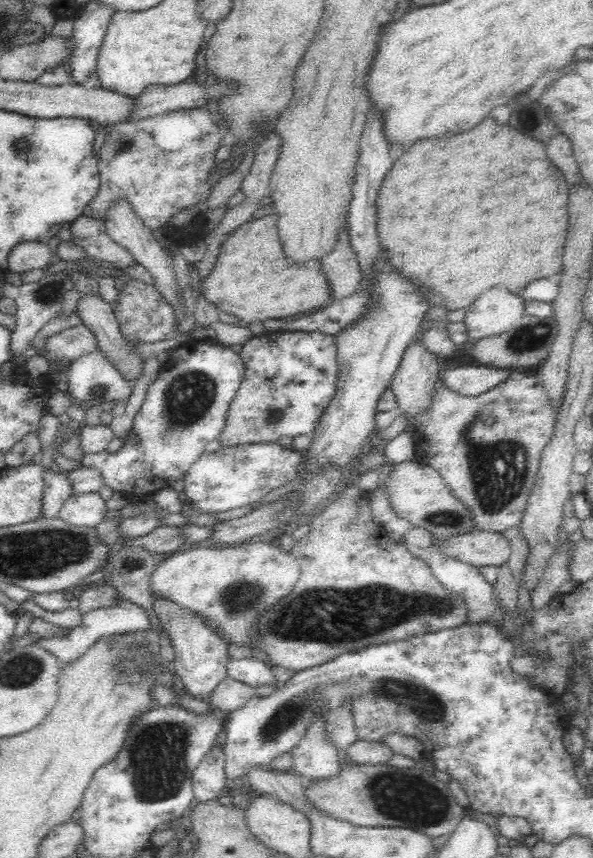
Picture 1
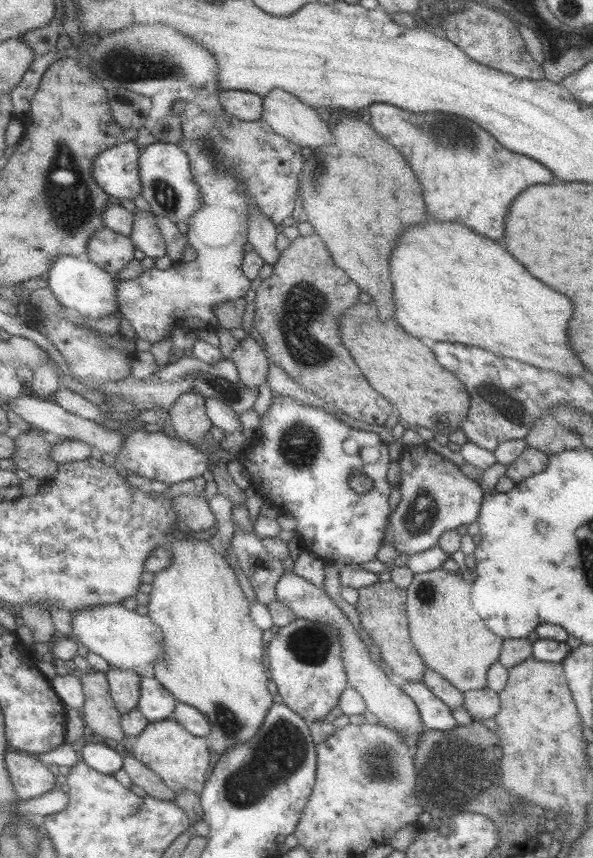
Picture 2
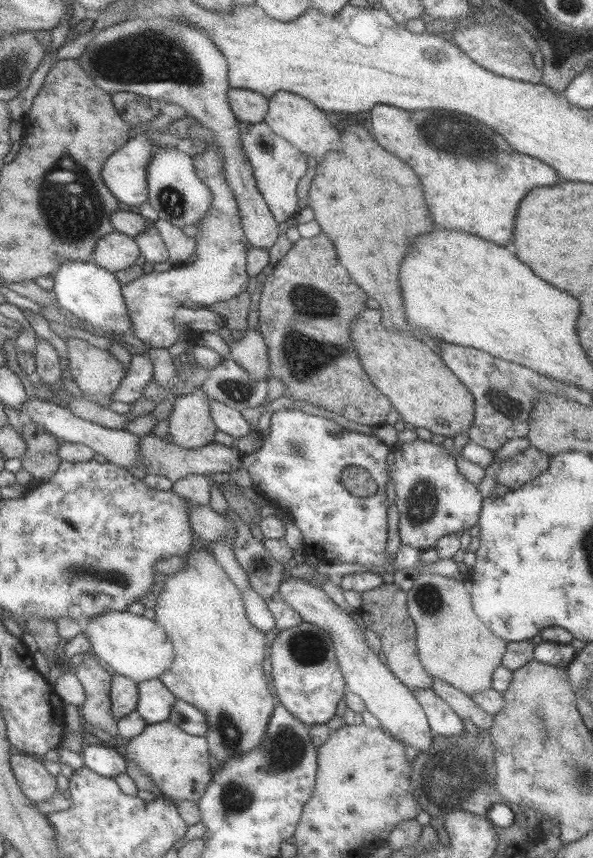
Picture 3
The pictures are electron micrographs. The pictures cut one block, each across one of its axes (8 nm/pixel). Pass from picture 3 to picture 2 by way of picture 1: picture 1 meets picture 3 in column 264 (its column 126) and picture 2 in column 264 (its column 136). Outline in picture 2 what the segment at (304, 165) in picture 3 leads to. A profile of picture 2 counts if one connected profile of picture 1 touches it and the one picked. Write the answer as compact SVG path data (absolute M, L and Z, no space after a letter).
M204 111L196 116L186 116L182 113L180 117L182 140L178 146L190 159L190 170L202 195L202 208L198 208L185 221L188 225L186 238L197 250L198 256L193 261L185 262L183 267L179 267L178 273L172 270L160 272L158 268L150 268L138 278L120 281L117 288L117 302L123 317L129 320L138 334L137 338L153 343L169 337L174 325L194 330L216 330L219 327L219 320L214 308L222 302L246 296L251 281L242 271L242 261L246 253L243 246L249 241L247 232L250 205L256 205L262 211L262 215L268 217L276 226L282 224L286 218L295 217L294 208L299 197L298 176L305 164L303 148L279 136L262 118L245 121L224 115L219 119L213 119Z

